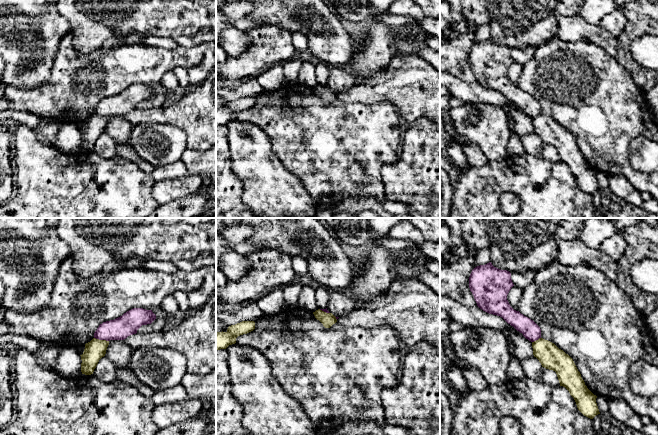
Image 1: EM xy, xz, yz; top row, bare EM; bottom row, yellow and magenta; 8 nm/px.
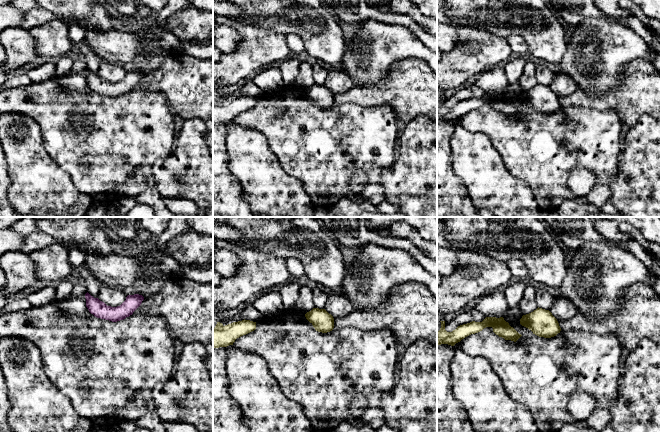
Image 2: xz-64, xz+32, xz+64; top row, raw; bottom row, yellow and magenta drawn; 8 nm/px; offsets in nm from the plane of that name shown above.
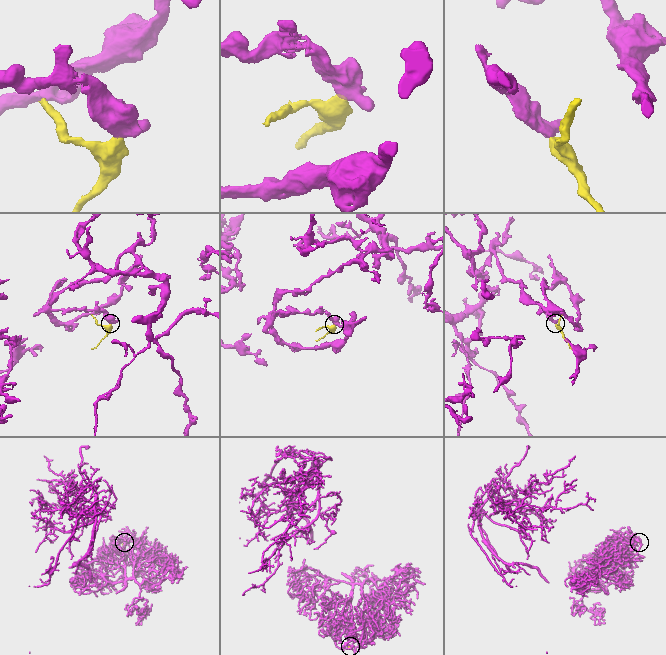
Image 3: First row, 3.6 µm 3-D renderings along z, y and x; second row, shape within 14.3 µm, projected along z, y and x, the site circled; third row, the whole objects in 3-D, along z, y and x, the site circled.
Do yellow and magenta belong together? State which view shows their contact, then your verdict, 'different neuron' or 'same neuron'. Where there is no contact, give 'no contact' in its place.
contact in xy; different neuron

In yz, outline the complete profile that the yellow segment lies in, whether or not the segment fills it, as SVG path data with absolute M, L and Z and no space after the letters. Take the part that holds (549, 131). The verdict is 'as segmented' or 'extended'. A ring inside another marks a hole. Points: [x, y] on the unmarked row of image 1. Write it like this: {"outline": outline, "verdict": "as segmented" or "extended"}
{"outline": "M539 114L532 118L533 131L542 143L556 148L560 162L565 163L574 174L578 186L593 195L600 190L596 174L585 161L573 135L554 119Z", "verdict": "as segmented"}

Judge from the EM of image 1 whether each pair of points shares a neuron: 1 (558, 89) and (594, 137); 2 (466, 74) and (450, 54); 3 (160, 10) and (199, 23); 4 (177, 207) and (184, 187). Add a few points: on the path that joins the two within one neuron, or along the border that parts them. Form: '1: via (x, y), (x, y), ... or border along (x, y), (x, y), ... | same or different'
1: via (570, 101), (594, 125) | same
2: via (464, 69), (455, 59) | same
3: via (170, 10), (186, 10), (189, 13) | same
4: border along (201, 188), (196, 192), (159, 205) | different

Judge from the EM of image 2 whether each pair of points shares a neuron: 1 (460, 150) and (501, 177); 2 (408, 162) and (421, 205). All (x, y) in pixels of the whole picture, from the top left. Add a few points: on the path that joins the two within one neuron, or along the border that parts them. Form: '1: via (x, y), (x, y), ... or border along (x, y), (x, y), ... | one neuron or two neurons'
1: via (470, 156), (491, 177) | one neuron
2: via (419, 173), (421, 175), (421, 194) | one neuron

